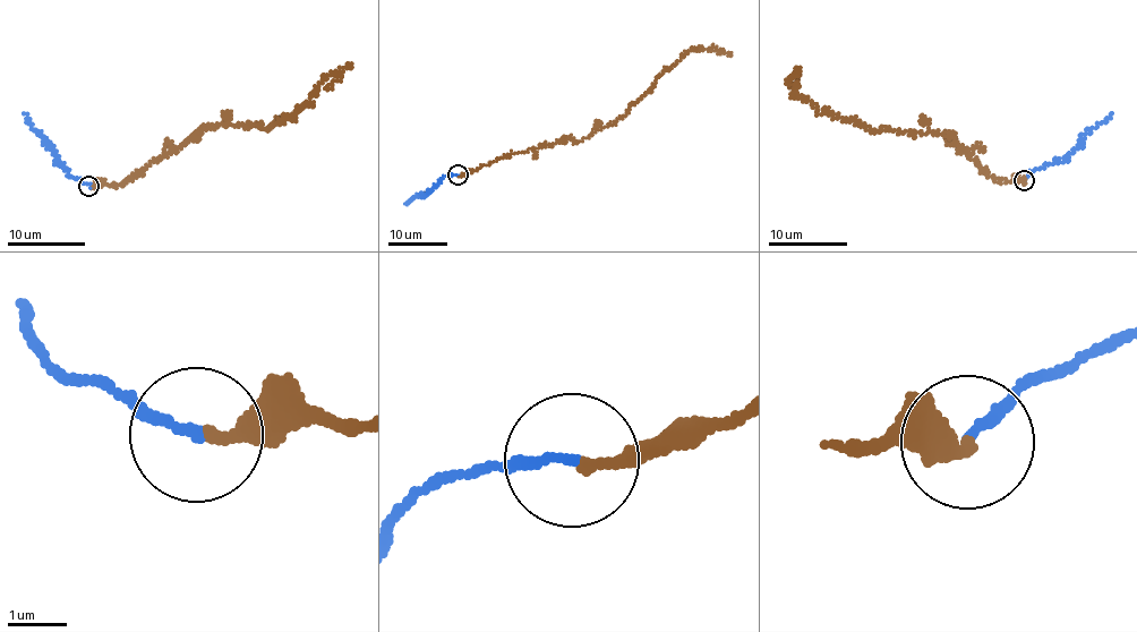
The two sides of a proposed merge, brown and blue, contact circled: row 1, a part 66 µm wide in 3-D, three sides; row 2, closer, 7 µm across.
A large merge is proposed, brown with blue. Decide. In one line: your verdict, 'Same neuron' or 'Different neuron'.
Different neuron

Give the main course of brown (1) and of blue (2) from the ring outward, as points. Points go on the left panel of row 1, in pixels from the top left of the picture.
1: (90, 185), (121, 185), (203, 128), (229, 124), (266, 129), (291, 120), (323, 82), (339, 75), (325, 87)
2: (90, 185), (74, 179), (59, 164), (53, 148), (34, 130), (25, 112)

